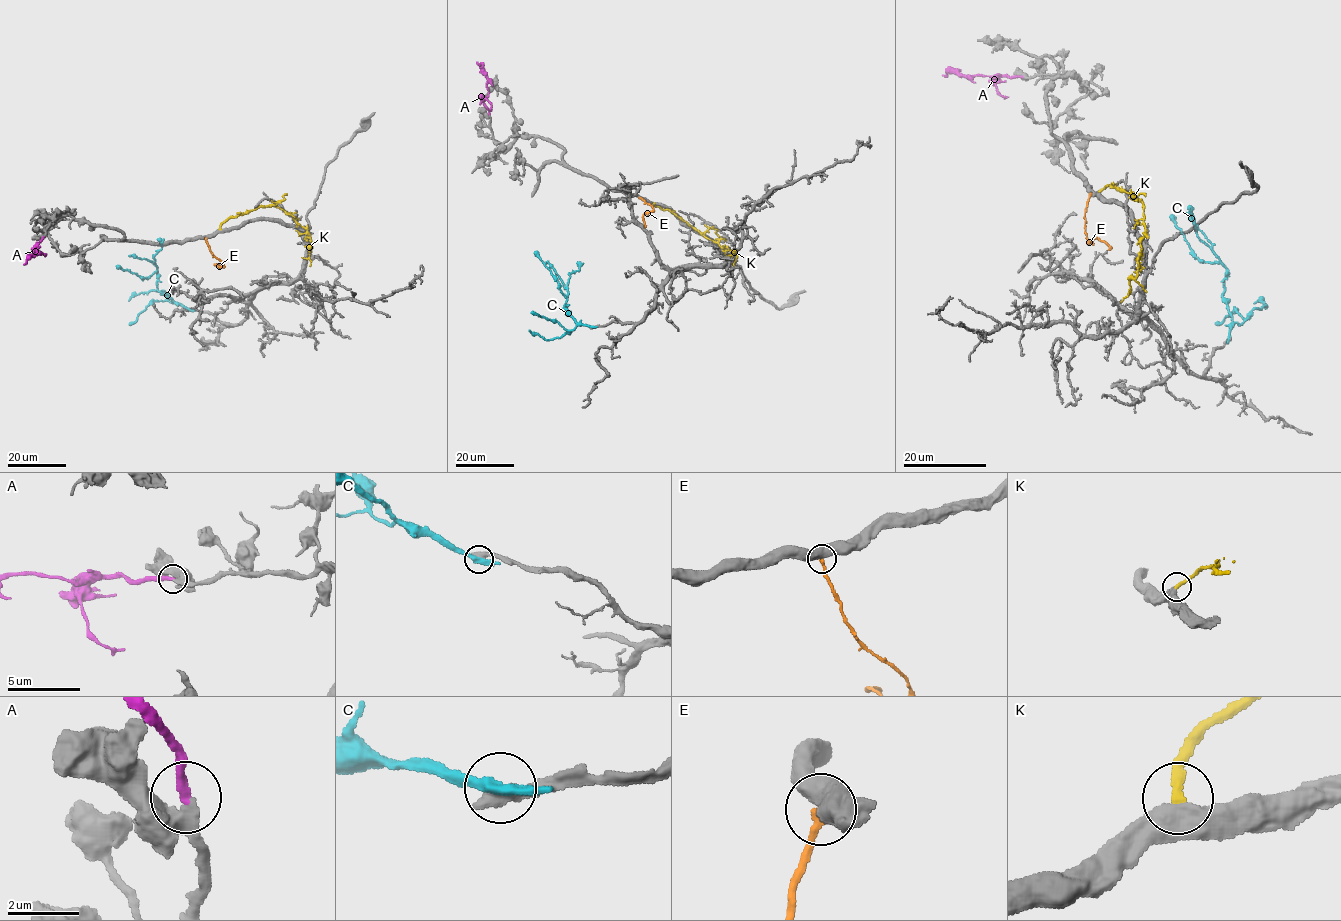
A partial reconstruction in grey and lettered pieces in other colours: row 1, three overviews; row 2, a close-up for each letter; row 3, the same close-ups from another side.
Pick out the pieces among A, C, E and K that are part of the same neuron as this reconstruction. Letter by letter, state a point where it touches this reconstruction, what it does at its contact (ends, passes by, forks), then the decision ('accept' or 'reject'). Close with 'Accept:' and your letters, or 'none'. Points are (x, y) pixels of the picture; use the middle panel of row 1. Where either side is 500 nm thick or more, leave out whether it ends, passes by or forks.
A: (489, 113) | it ends | accept
C: (592, 327) | reject
E: (639, 198) | reject
K: (654, 203) | it ends | reject
Accept: A

